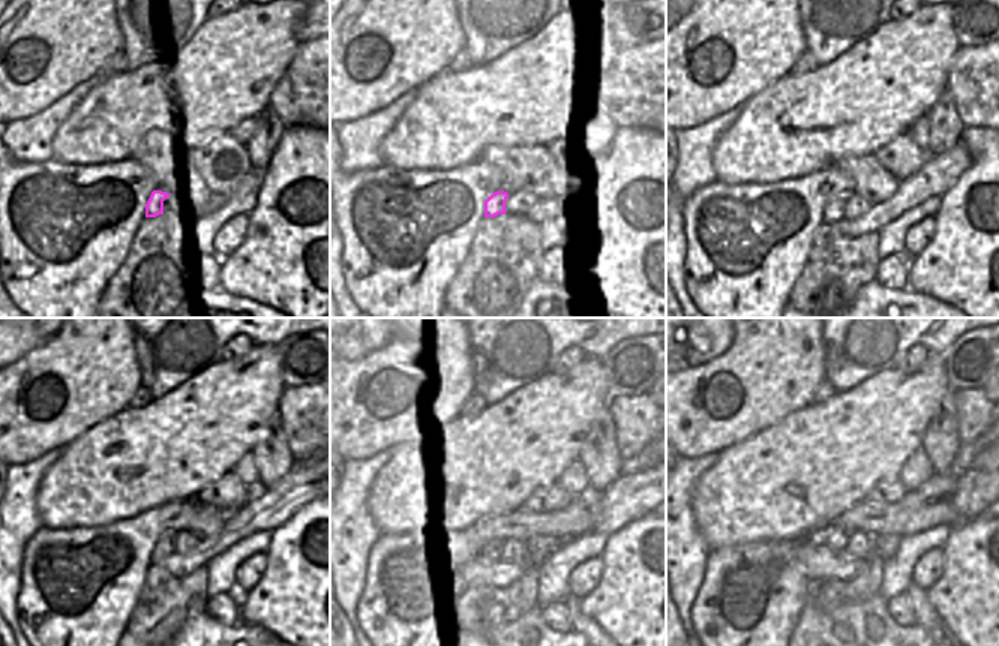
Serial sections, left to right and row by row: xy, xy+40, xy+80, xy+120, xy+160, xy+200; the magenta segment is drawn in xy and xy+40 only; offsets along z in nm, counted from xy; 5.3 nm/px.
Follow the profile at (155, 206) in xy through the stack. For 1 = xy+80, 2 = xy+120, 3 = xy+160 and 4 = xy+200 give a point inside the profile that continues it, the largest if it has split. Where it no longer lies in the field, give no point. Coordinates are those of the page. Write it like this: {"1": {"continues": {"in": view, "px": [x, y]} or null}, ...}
{"1": {"continues": {"in": "xy+80", "px": [834, 210]}}, "2": {"continues": {"in": "xy+120", "px": [162, 547]}}, "3": {"continues": {"in": "xy+160", "px": [494, 550]}}, "4": {"continues": {"in": "xy+200", "px": [837, 538]}}}

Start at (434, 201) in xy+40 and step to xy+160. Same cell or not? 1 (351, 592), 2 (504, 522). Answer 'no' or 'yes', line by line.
1: no
2: yes

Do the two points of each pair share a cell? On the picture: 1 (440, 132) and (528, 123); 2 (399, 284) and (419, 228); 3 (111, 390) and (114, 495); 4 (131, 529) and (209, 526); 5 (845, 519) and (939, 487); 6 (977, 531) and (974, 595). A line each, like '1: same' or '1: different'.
1: same
2: same
3: different
4: same
5: same
6: same

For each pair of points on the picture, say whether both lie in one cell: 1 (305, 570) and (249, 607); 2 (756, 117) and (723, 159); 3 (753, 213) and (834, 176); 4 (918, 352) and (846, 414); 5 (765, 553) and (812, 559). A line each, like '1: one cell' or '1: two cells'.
1: one cell
2: one cell
3: one cell
4: two cells
5: two cells

